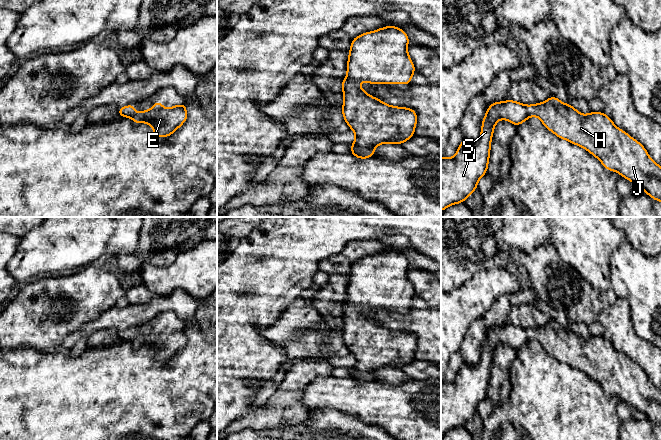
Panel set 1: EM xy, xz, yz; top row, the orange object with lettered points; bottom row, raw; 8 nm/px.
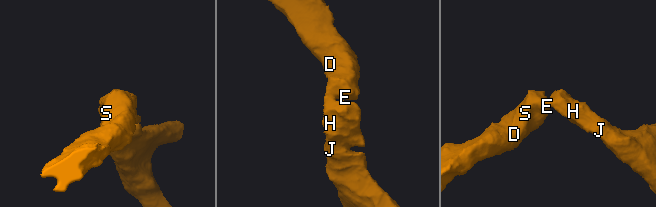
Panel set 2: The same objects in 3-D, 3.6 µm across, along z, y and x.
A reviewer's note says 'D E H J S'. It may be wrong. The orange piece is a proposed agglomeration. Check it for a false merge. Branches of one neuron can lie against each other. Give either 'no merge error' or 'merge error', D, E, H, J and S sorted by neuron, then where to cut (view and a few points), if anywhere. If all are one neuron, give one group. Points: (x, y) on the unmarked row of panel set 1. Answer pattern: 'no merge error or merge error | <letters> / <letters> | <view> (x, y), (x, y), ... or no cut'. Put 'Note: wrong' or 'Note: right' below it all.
no merge error | D E H J S | no cut
Note: right

